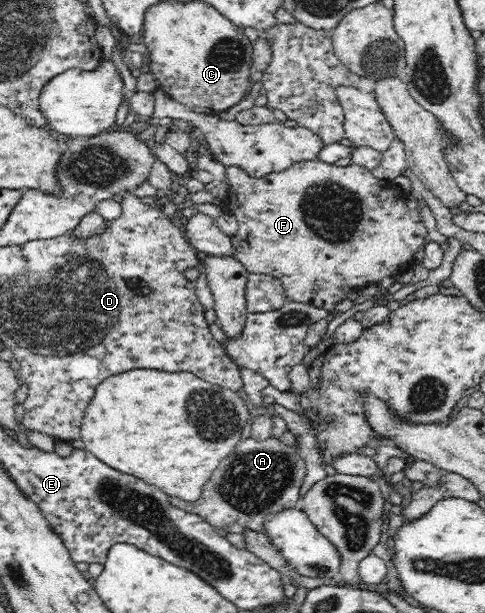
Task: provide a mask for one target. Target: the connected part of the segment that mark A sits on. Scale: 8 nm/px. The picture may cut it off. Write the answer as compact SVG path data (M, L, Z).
M282 436L264 441L249 437L238 442L236 450L222 460L196 502L176 497L169 499L174 506L200 515L215 528L244 536L248 531L267 536L265 518L268 514L295 508L306 471L306 463L298 447L282 442Z

